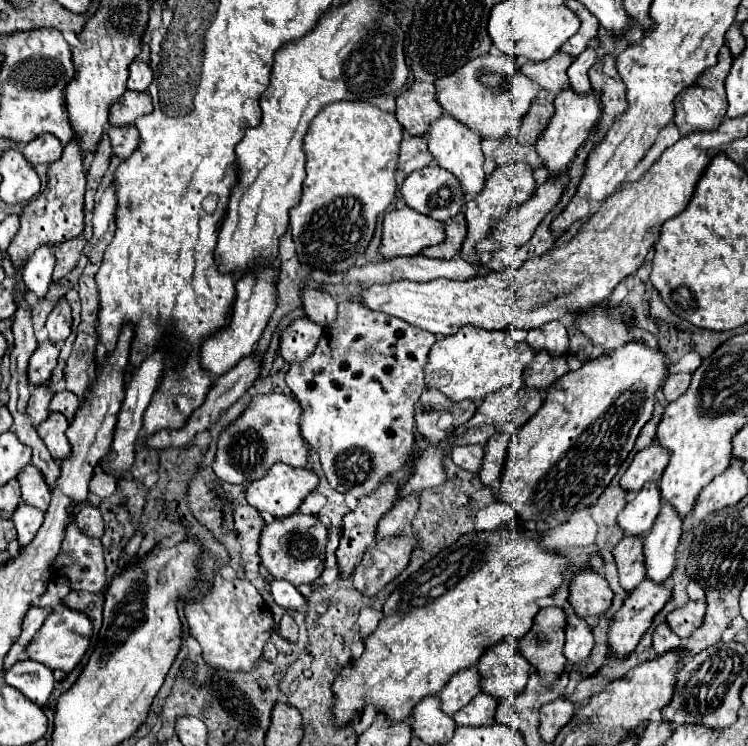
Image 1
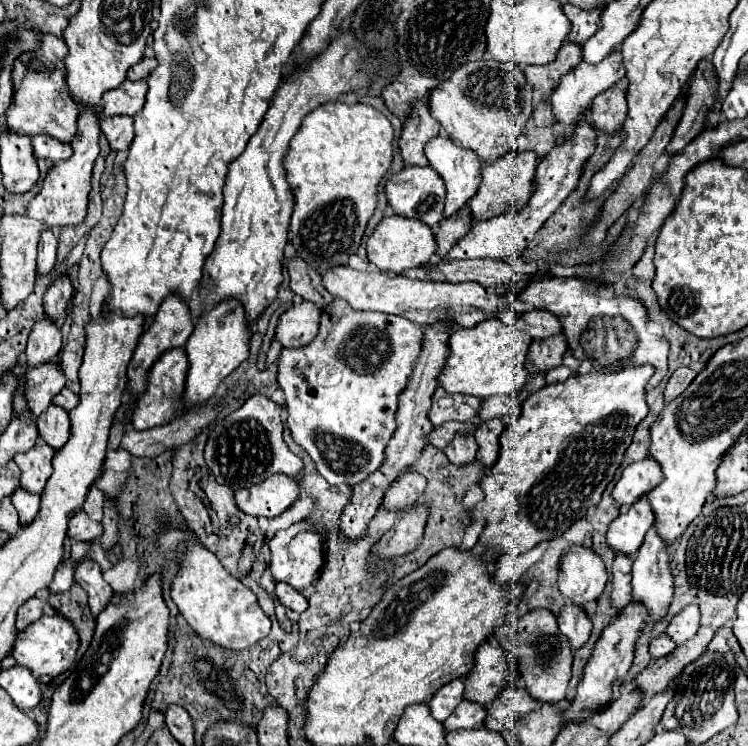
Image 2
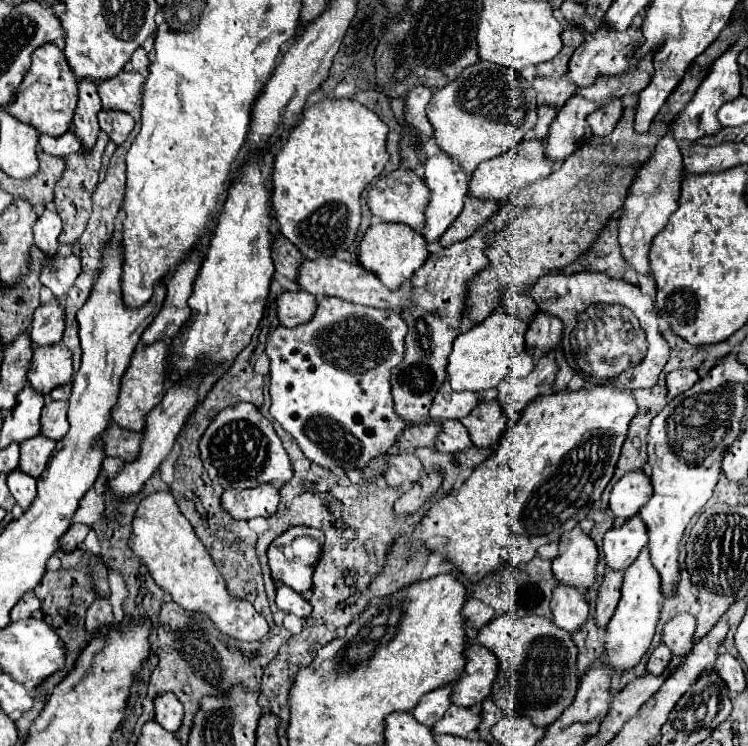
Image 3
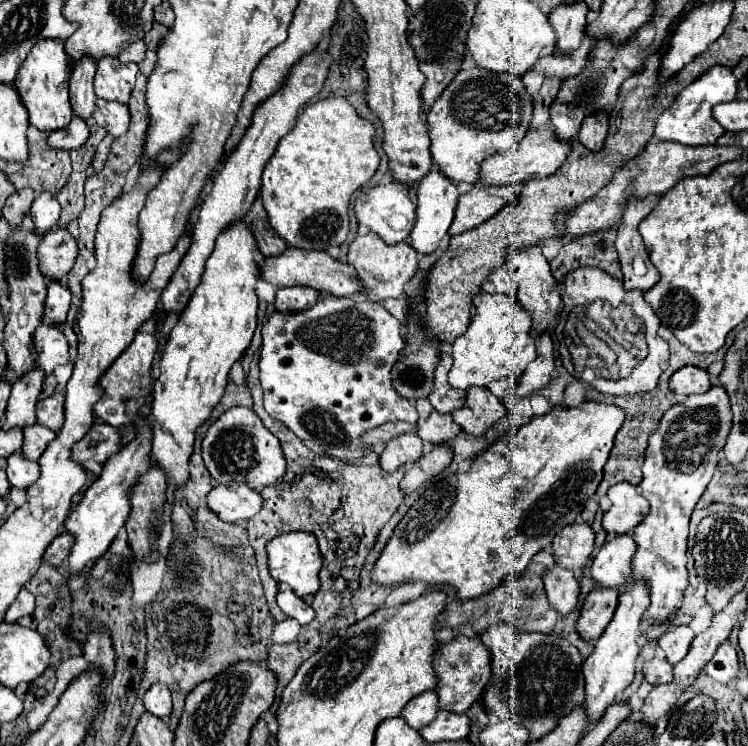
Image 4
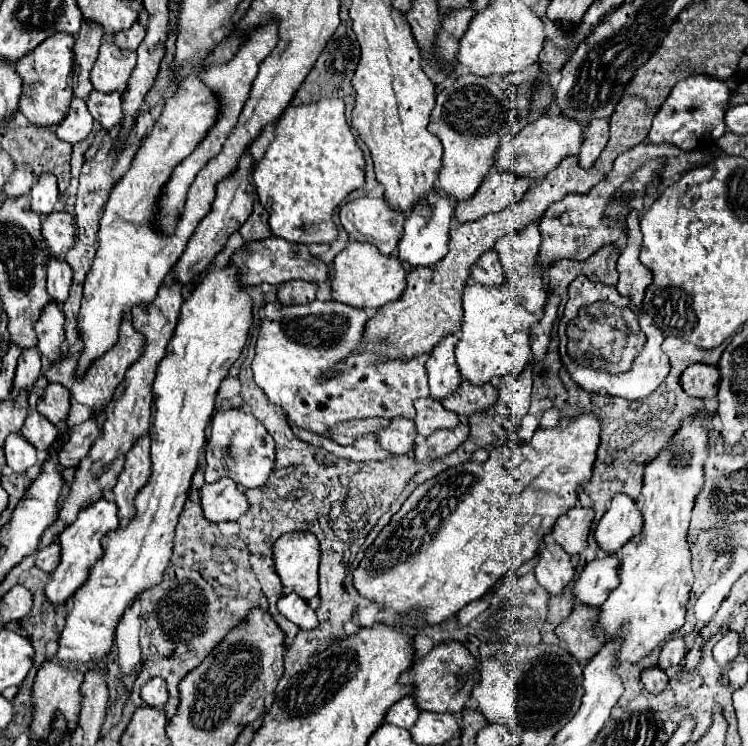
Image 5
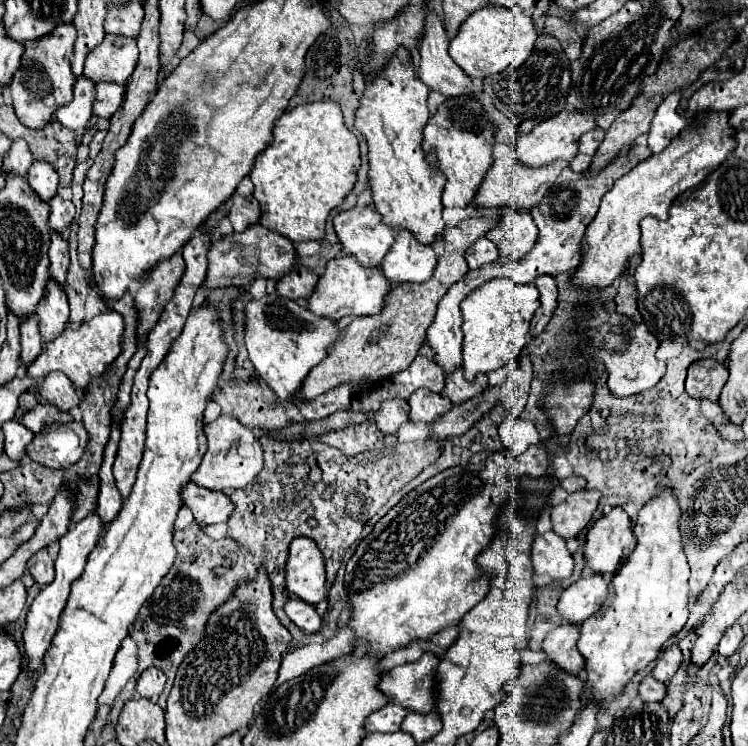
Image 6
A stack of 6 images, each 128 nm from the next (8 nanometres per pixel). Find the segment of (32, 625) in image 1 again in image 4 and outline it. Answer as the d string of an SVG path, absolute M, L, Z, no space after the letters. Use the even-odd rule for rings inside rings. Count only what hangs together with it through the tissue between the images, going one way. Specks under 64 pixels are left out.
M22 590L18 598L12 602L12 606L6 612L6 622L16 622L18 618L34 612L34 596L28 590Z

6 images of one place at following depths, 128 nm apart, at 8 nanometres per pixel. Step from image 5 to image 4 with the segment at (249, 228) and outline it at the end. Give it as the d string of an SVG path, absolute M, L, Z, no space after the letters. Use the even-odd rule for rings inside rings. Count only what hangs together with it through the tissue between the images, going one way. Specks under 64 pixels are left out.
M258 220L258 222L252 222L252 230L254 230L254 236L258 240L258 246L260 246L260 252L268 258L268 256L280 256L288 244L286 240L264 220Z

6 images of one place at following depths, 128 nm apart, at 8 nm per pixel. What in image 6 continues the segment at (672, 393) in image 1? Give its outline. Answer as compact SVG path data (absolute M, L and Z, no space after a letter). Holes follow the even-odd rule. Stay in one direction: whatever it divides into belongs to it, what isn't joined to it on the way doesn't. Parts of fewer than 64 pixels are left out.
M698 360L690 364L686 376L686 392L692 398L718 400L720 390L728 380L728 368L716 360Z

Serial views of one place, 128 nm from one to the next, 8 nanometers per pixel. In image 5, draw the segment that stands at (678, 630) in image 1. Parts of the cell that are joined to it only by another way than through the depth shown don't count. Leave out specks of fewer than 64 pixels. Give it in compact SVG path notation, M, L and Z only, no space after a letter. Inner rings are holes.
M682 636L672 638L672 640L668 640L668 642L662 644L658 666L662 670L670 672L672 668L676 668L684 660L684 656L686 656L686 642L684 642L684 638Z

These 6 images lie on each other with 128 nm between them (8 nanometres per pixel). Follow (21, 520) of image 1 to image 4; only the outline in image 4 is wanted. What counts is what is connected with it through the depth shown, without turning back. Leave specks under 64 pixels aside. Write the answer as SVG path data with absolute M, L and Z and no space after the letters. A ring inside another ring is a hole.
M12 454L12 458L8 458L8 482L14 486L14 488L20 488L20 490L28 490L40 476L40 468L38 464L32 464L30 460L24 460L22 454Z

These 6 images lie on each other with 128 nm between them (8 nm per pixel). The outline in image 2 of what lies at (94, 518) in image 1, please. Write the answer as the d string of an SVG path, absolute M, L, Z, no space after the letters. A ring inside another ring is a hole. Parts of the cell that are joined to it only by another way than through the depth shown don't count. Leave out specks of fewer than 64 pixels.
M80 510L78 514L72 516L70 520L70 526L68 526L68 536L72 540L94 540L94 538L100 538L104 532L102 524L96 522L96 520L90 520L88 514L84 510Z

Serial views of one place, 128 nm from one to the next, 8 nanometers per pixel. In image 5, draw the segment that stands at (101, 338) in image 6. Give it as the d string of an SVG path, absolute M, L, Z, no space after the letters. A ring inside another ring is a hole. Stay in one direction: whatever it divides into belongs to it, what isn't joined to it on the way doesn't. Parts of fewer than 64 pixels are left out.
M128 312L128 316L124 316L124 324L122 324L122 328L120 328L120 340L118 340L118 344L116 344L114 348L110 348L108 354L104 354L100 360L94 360L94 362L92 362L92 368L88 368L88 372L86 372L86 376L84 376L82 380L78 380L76 374L74 374L78 354L76 354L74 358L70 358L70 360L58 360L58 362L54 362L52 368L50 368L44 376L46 376L50 382L64 384L64 386L70 390L72 398L78 400L80 404L90 406L92 410L104 414L104 408L106 408L106 406L110 404L110 400L114 398L114 392L116 392L118 384L124 380L126 370L144 354L144 344L146 344L146 342L144 342L144 334L140 334L140 332L132 326L132 316L130 316L130 312Z

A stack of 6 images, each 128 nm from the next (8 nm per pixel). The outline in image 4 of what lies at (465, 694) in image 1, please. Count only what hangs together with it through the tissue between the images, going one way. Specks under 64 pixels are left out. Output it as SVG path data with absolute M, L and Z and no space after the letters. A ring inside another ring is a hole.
M428 690L428 692L422 692L420 696L412 698L408 702L408 706L402 710L402 716L406 718L406 722L412 728L420 730L420 728L428 726L436 718L438 710L440 710L440 706L438 706L436 690Z

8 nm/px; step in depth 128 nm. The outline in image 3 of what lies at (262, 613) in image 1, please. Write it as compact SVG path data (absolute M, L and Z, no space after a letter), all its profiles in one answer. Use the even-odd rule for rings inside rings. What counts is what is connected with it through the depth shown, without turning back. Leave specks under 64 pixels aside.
M154 492L146 496L134 516L130 548L144 560L156 584L170 594L170 598L188 612L200 612L228 638L242 642L256 642L270 630L266 618L254 610L248 600L236 598L228 592L222 574L212 556L198 540L190 522L176 508L170 492Z

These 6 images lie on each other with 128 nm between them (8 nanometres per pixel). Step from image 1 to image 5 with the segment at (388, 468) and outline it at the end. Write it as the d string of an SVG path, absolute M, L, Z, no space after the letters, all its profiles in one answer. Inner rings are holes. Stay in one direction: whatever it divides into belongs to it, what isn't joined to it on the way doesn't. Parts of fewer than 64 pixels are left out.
M314 300L302 306L282 306L280 302L268 304L264 308L262 326L256 342L256 358L252 362L254 380L264 390L268 400L280 406L286 418L308 432L330 436L330 428L348 420L362 418L408 418L414 420L414 400L430 396L428 392L428 376L426 376L426 360L428 354L414 356L410 360L402 358L384 358L374 350L364 350L364 328L370 314L362 308L354 308L336 300L320 302Z

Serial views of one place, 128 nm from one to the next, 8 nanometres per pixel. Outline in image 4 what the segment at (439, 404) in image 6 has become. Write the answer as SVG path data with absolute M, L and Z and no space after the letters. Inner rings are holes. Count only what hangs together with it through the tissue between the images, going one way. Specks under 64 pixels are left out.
M418 400L416 402L416 410L418 410L418 436L424 442L430 444L446 444L450 440L454 440L462 428L452 420L452 416L444 416L438 414L432 404L428 400Z

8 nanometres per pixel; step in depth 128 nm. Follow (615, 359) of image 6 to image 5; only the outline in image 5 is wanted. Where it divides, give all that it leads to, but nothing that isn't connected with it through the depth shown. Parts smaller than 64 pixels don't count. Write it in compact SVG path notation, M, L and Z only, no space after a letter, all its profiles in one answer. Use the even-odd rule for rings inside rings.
M634 306L634 310L636 310L636 314L638 314L640 328L642 328L642 332L646 334L646 346L644 346L644 350L634 358L634 366L632 366L630 372L614 376L614 374L608 374L608 372L598 372L598 370L592 370L592 368L578 366L578 364L572 362L570 358L564 358L564 364L566 364L566 368L568 368L570 376L572 376L572 380L574 380L576 384L580 384L584 390L594 392L594 394L620 396L620 398L626 398L626 400L640 400L640 398L652 394L652 392L664 382L664 378L668 376L668 372L670 372L670 360L668 360L666 352L662 350L662 340L664 340L662 332L654 326L652 318L650 318L646 312L642 312L642 310L636 308L636 306Z

